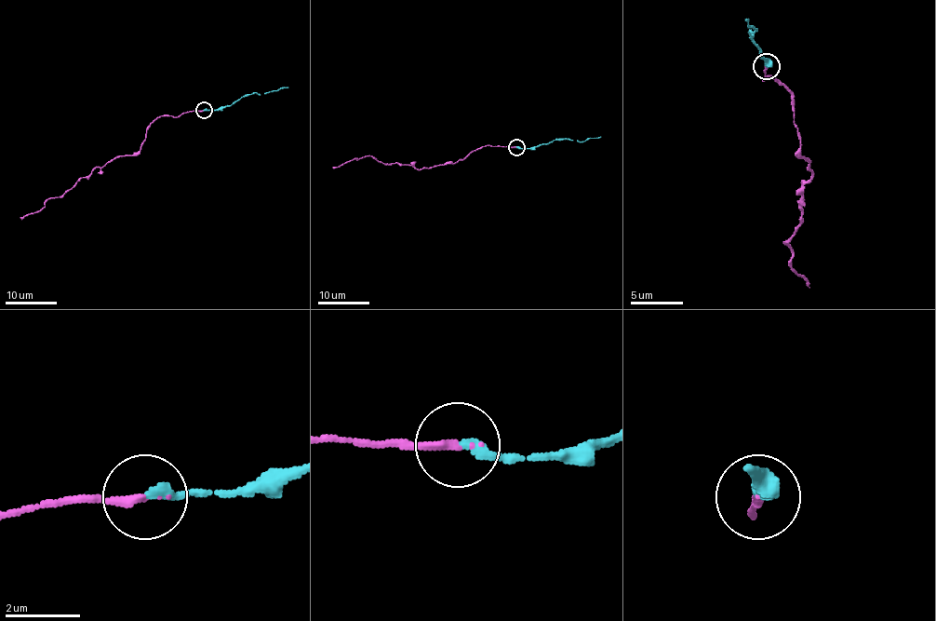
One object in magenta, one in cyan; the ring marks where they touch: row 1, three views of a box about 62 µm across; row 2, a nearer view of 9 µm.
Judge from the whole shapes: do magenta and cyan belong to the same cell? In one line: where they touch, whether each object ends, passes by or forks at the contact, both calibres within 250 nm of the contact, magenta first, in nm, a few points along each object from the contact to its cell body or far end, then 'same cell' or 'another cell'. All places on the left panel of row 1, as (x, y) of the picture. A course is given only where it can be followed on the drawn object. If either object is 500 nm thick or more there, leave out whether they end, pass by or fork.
at (204, 110); magenta ends there; cyan ends there; 200 nm thick on the magenta side, 260 nm on the other; magenta runs (204, 110), (158, 116), (135, 154), (107, 162), (60, 196), (51, 197), (40, 209), (20, 219); cyan runs (204, 110), (221, 110), (253, 93), (260, 94), (287, 87); same cell

